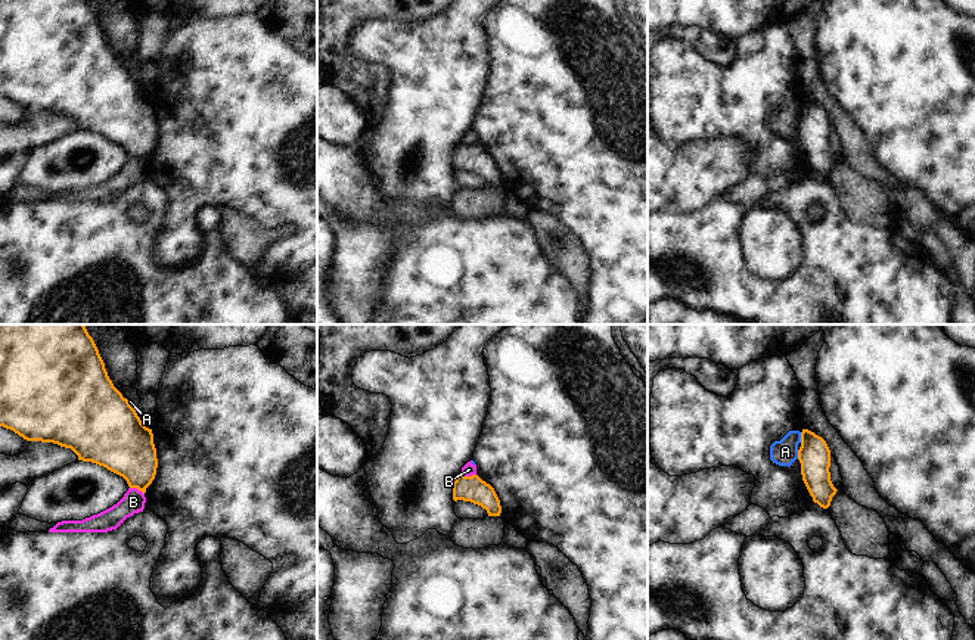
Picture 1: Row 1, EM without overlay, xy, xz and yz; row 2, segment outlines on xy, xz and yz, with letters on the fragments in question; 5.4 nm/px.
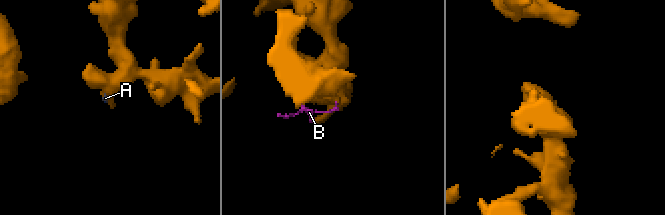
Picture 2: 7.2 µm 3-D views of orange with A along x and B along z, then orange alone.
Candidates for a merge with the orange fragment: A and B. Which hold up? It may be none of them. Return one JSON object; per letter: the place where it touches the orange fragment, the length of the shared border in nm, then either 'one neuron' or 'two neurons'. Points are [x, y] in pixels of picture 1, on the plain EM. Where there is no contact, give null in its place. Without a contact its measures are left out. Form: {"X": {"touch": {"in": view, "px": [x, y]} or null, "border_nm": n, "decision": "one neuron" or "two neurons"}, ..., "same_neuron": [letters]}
{"A": {"touch": {"in": "yz", "px": [801, 106]}, "border_nm": 60, "decision": "two neurons"}, "B": {"touch": {"in": "xy", "px": [137, 158]}, "border_nm": 90, "decision": "two neurons"}, "same_neuron": []}

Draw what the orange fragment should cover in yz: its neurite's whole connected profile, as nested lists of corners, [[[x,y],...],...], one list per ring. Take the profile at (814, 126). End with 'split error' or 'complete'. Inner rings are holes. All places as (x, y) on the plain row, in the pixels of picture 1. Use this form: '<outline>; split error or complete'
[[[802,99],[798,130],[802,150],[813,171],[827,178],[838,159],[830,150],[830,119],[826,111],[814,102]]]; complete

